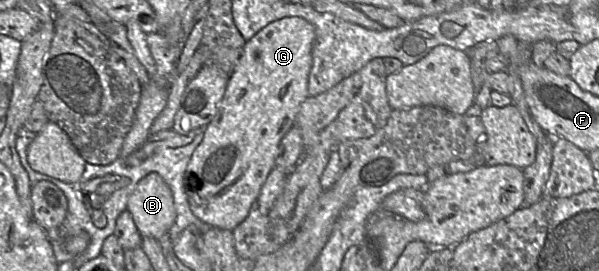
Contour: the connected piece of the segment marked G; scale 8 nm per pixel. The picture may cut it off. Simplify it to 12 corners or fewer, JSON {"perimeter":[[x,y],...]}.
{"perimeter":[[314,26],[246,41],[185,174],[233,231],[308,95]]}

